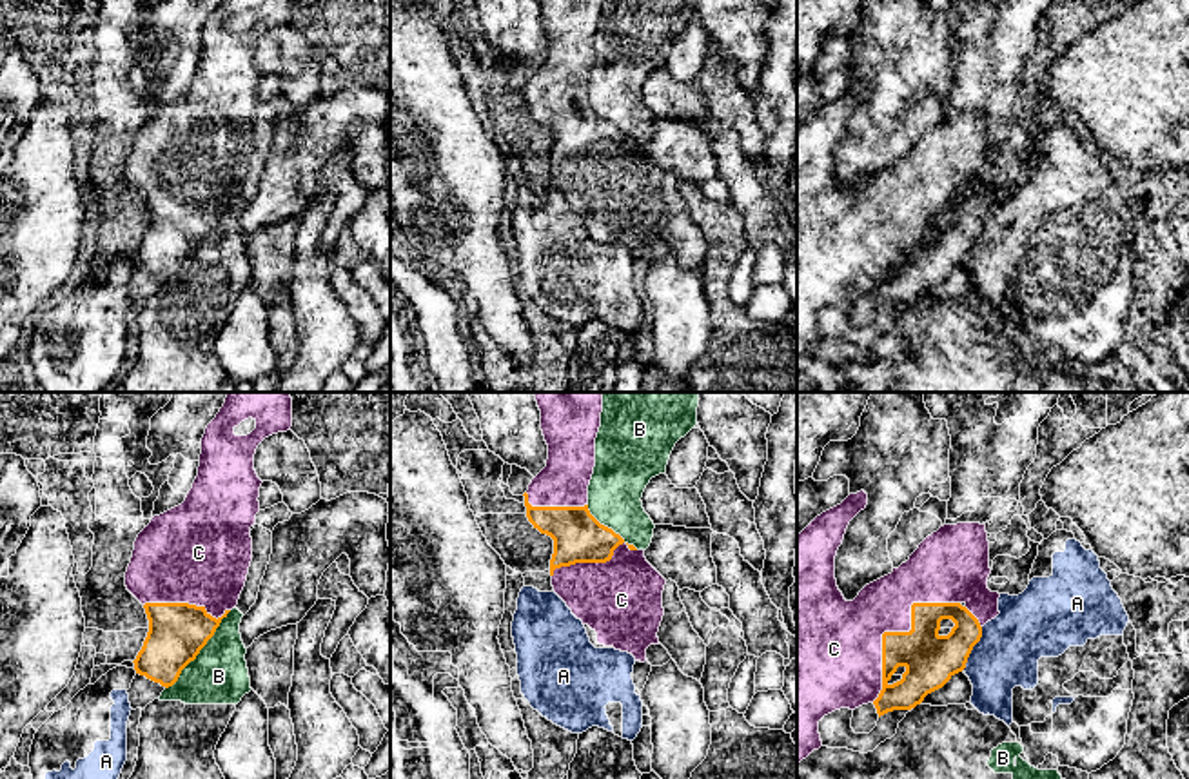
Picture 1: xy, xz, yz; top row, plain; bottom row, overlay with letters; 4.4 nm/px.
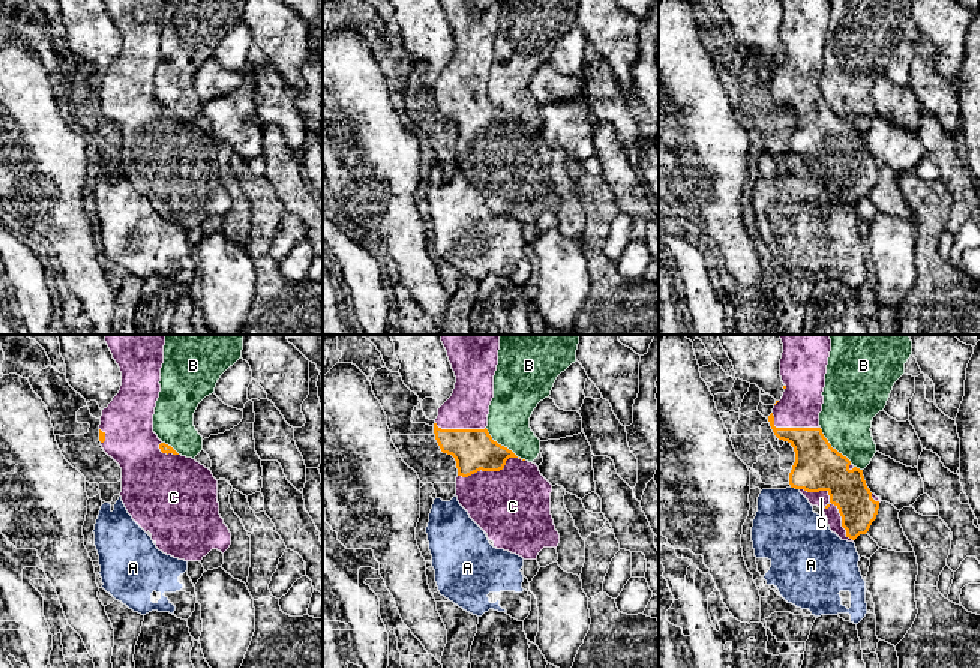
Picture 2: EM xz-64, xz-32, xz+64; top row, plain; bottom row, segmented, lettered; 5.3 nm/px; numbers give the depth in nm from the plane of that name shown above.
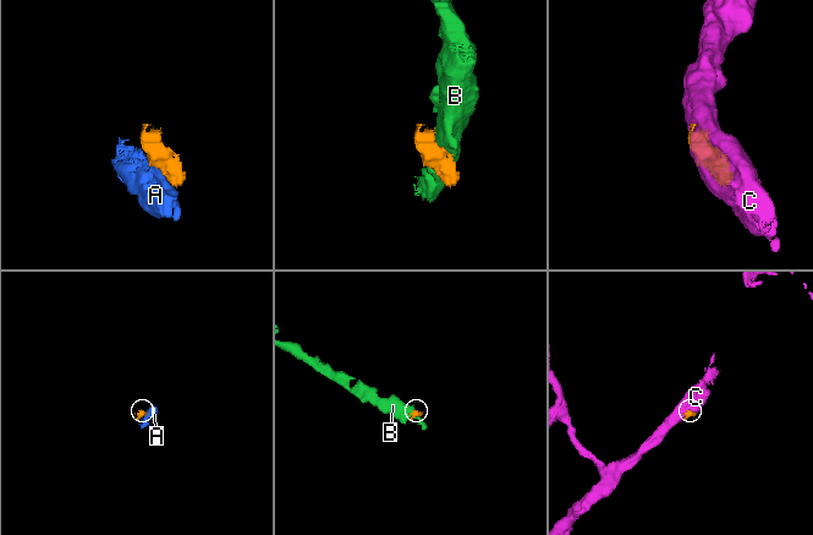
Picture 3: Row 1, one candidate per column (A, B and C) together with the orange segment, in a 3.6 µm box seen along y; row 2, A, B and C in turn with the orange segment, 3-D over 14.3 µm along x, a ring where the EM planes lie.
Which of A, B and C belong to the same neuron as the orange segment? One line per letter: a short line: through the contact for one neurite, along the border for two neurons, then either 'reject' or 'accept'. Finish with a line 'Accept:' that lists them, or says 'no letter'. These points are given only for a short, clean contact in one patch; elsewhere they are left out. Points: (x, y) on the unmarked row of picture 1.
A: line yz (982, 220), (982, 229), (962, 262); reject
B: reject
C: accept
Accept: C

